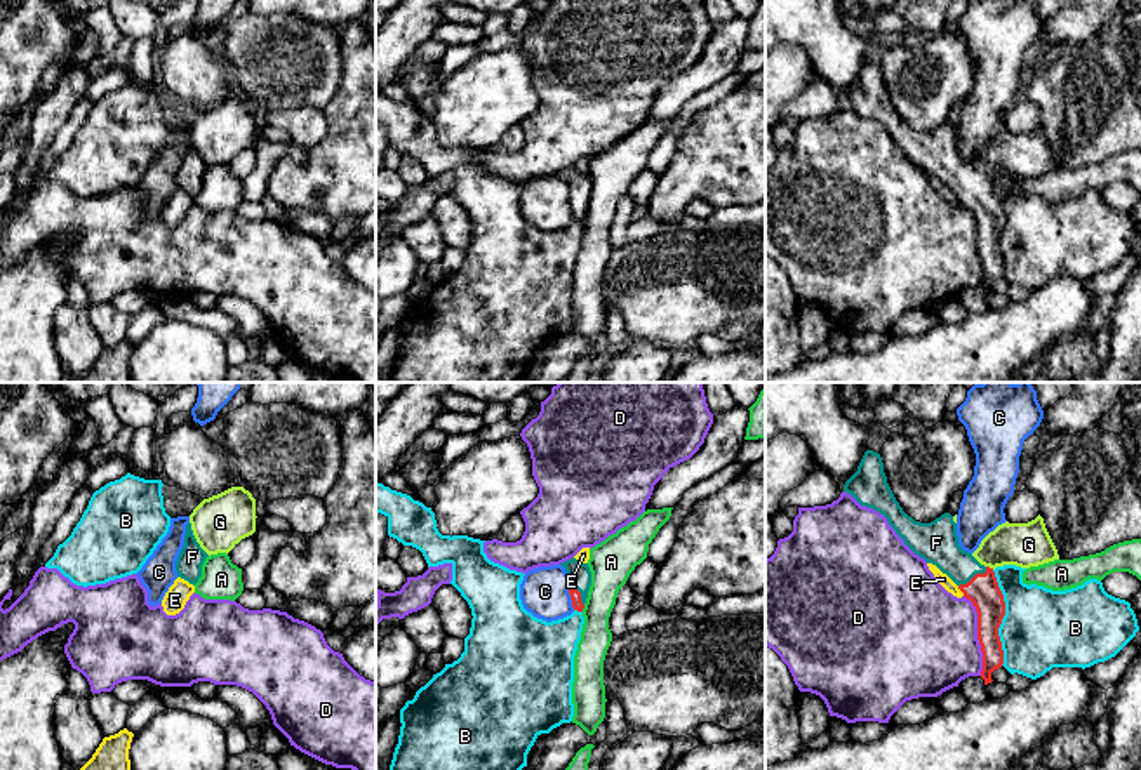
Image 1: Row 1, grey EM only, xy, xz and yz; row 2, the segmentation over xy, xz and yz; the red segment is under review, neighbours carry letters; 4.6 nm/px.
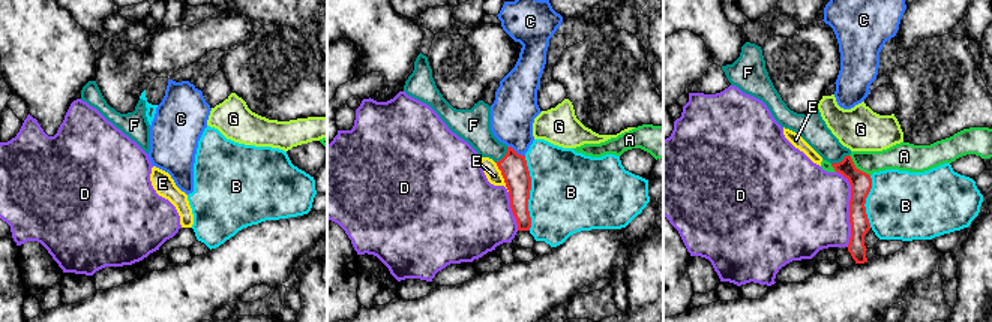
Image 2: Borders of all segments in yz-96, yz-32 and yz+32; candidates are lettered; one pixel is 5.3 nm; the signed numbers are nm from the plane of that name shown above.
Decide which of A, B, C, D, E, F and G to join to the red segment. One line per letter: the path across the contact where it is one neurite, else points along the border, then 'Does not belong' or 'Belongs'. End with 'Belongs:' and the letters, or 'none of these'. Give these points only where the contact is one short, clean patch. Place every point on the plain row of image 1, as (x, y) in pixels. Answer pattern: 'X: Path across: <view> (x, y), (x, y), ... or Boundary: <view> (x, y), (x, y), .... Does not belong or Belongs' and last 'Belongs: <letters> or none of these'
A: Boundary: xz (585, 216), (581, 221). Does not belong
B: Boundary: yz (992, 181), (1004, 212), (1004, 228), (999, 238), (1002, 275). Does not belong
C: Boundary: xz (569, 197), (574, 219). Does not belong
D: Boundary: yz (964, 205), (976, 223), (981, 285). Does not belong
E: Boundary: yz (957, 197), (964, 205). Does not belong
F: Path across: yz (981, 200), (974, 186), (966, 183), (936, 153). Belongs
G: Boundary: yz (987, 176), (994, 179). Does not belong
Belongs: F

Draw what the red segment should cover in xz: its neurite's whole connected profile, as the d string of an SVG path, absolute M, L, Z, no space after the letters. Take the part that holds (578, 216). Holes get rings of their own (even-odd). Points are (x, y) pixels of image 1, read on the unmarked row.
M570 169L560 176L565 179L569 186L569 205L572 210L572 217L574 221L583 222L591 196L590 177L588 174L579 174L576 169Z

